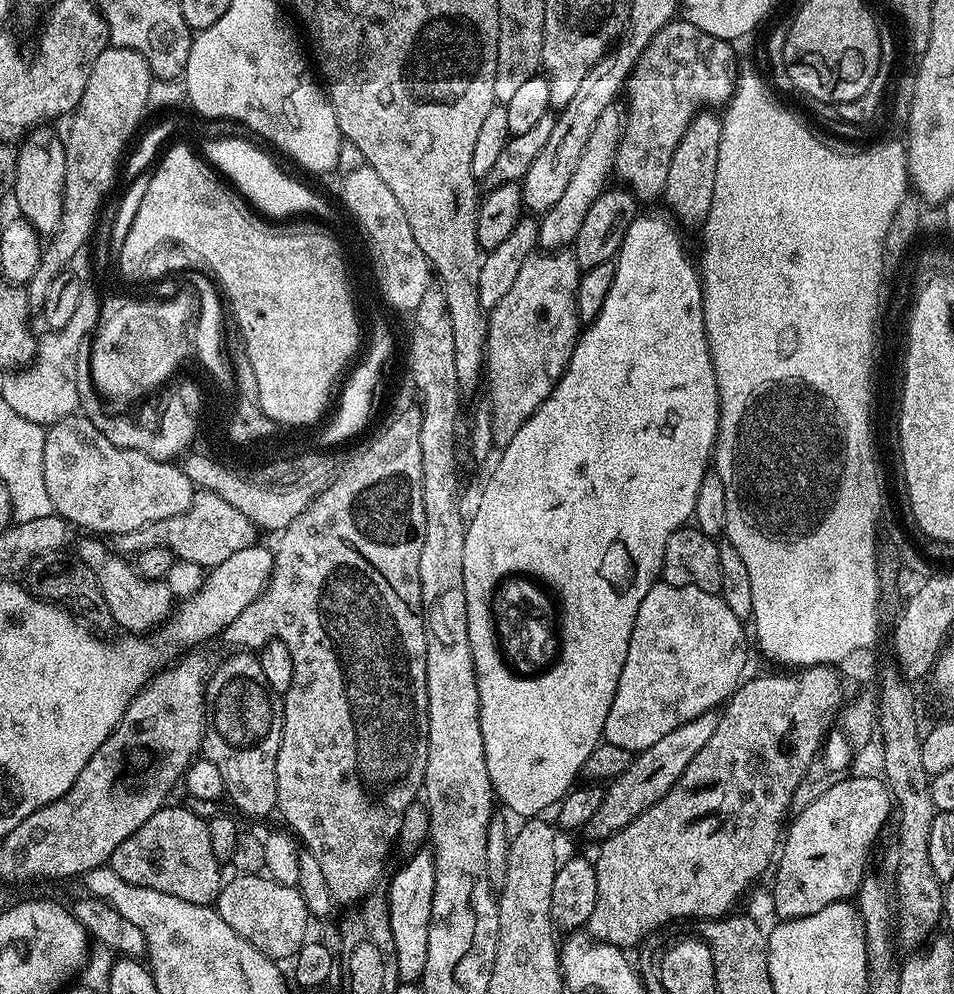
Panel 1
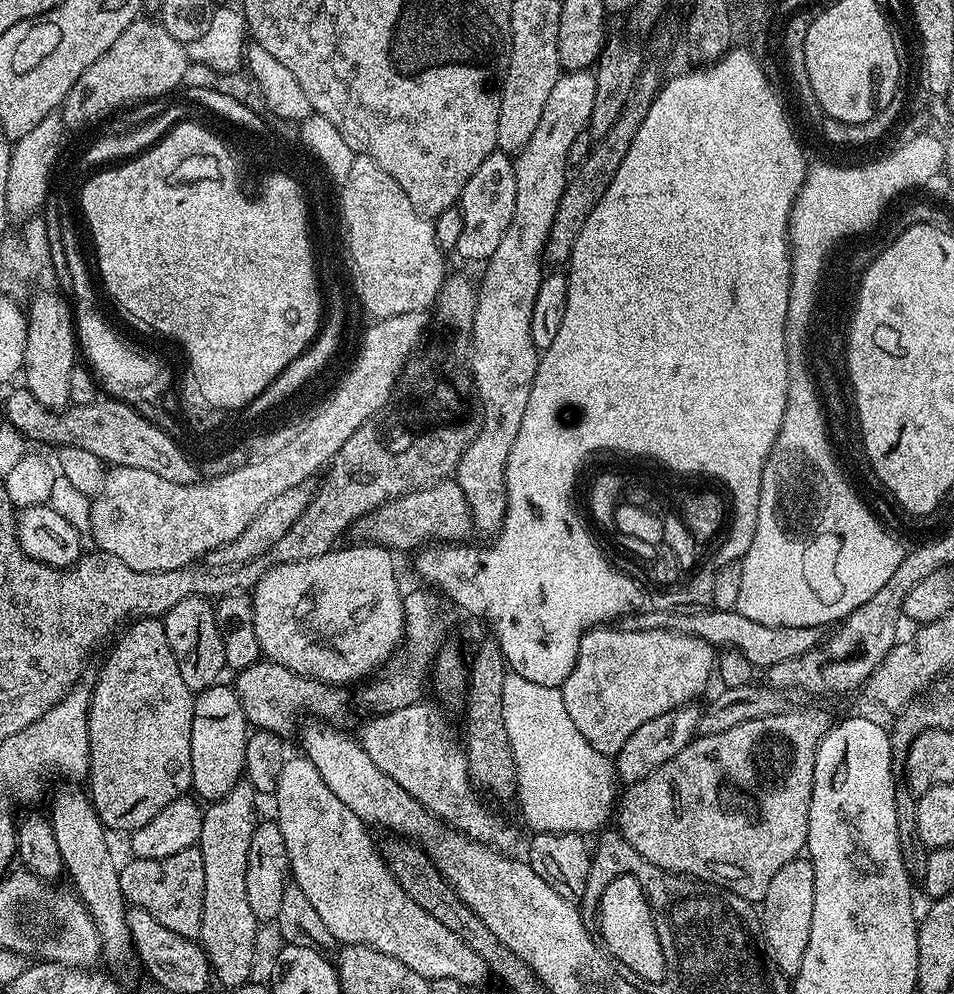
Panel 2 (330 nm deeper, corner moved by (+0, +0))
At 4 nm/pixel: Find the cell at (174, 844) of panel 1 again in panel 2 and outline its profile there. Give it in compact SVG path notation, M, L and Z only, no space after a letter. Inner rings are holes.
M199 847L187 848L182 850L182 854L170 854L170 858L161 860L132 858L129 861L128 865L120 868L122 894L129 905L146 910L146 914L150 914L150 918L162 922L162 926L166 926L166 930L174 930L174 934L182 934L189 938L199 937L202 922L202 898L206 890L206 870L202 870L202 854Z

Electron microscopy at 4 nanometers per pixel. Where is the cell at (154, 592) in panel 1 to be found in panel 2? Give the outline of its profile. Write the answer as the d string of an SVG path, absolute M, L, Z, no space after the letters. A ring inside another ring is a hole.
M202 596L182 598L178 606L170 606L170 610L162 619L166 642L170 642L170 650L174 650L174 662L178 662L182 682L186 682L186 686L194 694L212 687L221 679L220 671L225 671L226 668L222 634L218 630L213 601Z

